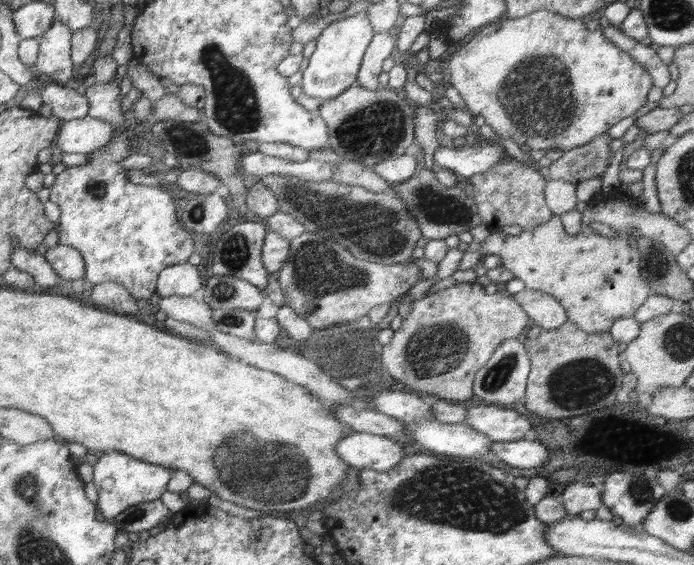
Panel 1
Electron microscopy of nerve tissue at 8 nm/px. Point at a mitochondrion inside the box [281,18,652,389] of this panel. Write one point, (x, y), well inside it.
(539, 99)

